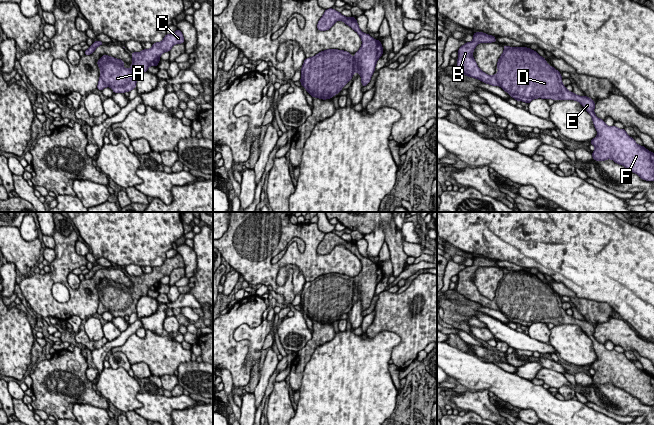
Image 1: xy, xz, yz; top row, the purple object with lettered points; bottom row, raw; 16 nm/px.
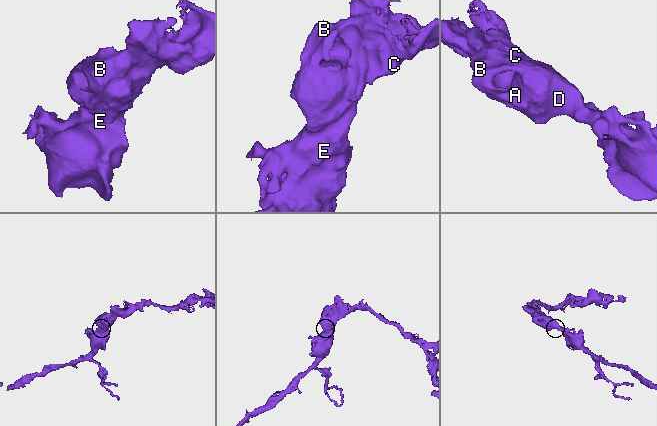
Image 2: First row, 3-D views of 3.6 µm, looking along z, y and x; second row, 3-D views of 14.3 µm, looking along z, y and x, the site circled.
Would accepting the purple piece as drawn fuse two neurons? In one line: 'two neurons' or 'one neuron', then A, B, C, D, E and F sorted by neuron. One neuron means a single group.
one neuron; groups A B C D E F

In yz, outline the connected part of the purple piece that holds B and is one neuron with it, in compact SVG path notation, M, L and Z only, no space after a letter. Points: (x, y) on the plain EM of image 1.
M475 256L473 265L467 266L458 273L457 294L468 301L476 302L484 307L493 310L500 310L505 316L517 325L530 327L533 323L553 323L557 324L575 324L578 325L586 335L591 339L594 351L598 359L590 365L590 368L595 370L592 377L592 382L596 385L605 385L612 383L615 387L620 388L633 397L640 400L641 403L654 405L654 376L647 374L643 369L638 369L631 362L625 353L619 353L616 350L607 350L604 344L599 343L595 337L595 326L588 320L579 320L566 313L562 308L563 302L559 295L551 291L546 283L541 281L537 275L527 271L509 271L503 269L504 276L498 283L498 297L489 300L479 293L476 285L473 282L473 275L479 267L497 266L495 260L485 258L483 256Z

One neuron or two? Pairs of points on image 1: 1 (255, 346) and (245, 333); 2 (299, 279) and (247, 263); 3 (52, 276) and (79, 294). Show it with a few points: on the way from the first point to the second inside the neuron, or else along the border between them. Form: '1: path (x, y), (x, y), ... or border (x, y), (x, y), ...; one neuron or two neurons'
1: path (255, 343), (248, 336); one neuron
2: border (292, 268), (293, 293), (295, 295); two neurons
3: path (59, 277), (72, 291); one neuron

